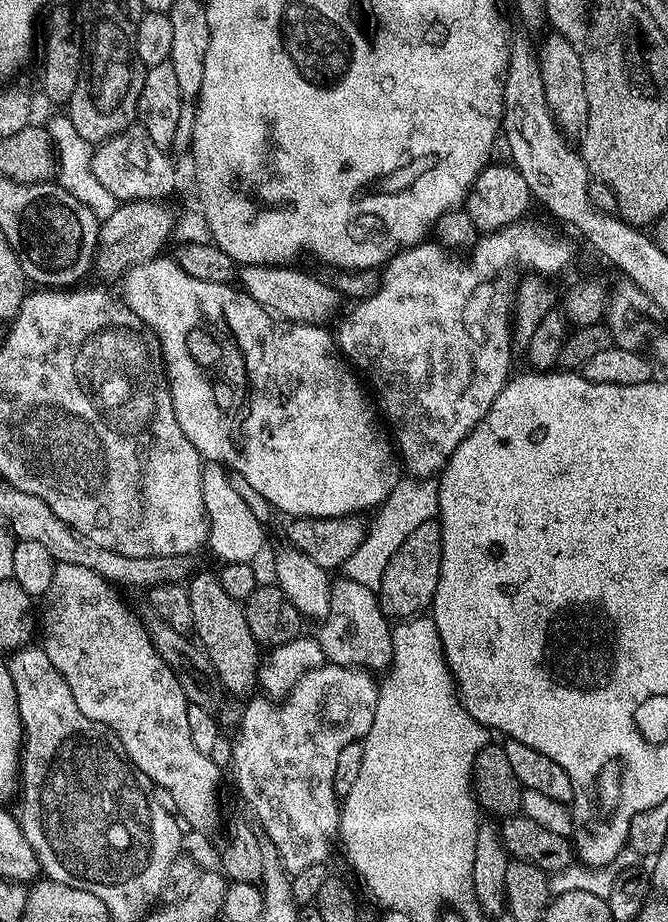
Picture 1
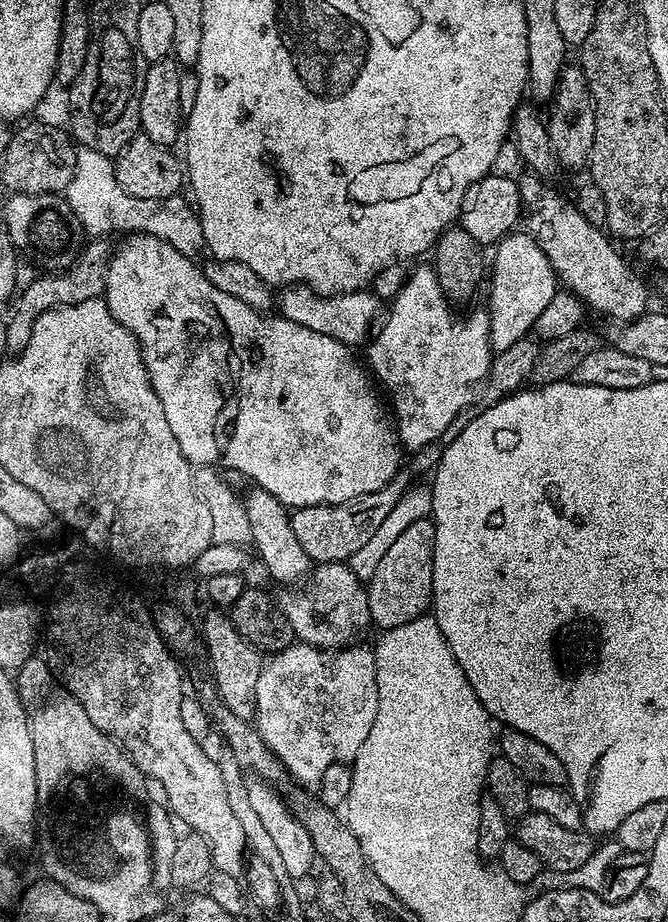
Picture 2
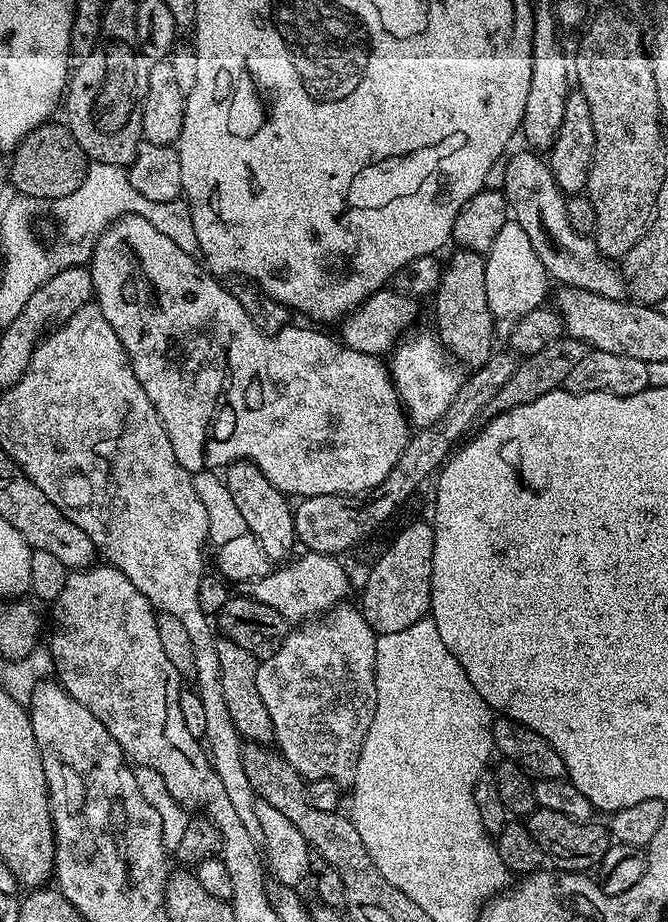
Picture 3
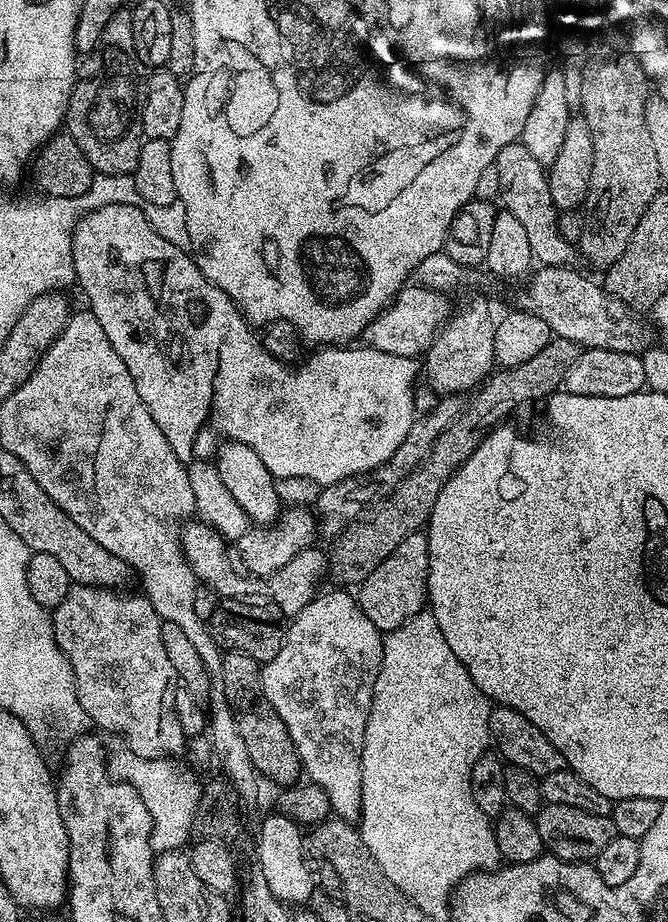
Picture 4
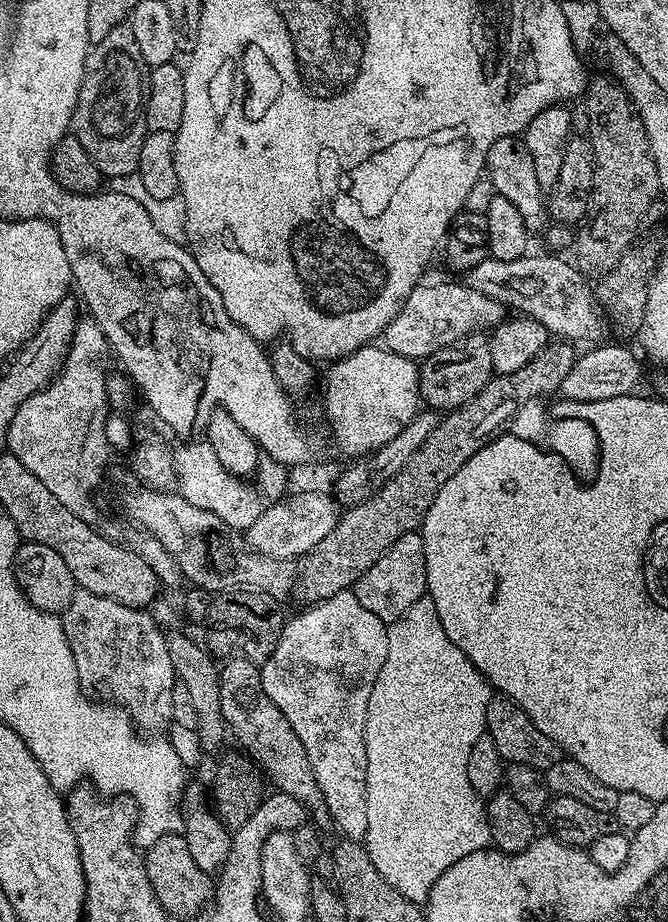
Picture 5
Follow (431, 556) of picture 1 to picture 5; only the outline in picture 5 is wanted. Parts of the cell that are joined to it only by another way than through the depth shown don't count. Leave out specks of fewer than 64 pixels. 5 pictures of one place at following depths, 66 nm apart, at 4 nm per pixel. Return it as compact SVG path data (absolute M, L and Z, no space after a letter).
M419 531L402 534L398 542L394 542L394 546L390 546L390 550L386 550L386 554L382 554L366 574L362 574L354 591L358 602L362 602L370 614L382 618L385 624L390 625L402 618L402 614L406 614L406 610L410 610L410 606L414 606L414 602L422 599L428 591L426 550Z

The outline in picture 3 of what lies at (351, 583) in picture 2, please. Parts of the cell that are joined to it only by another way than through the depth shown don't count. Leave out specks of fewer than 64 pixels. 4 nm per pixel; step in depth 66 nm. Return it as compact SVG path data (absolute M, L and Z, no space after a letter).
M305 551L303 555L297 560L289 559L283 566L273 567L260 579L249 580L243 585L243 595L270 606L270 610L278 610L278 614L282 614L282 618L292 626L327 614L337 604L345 603L349 599L348 572L339 564L340 560L335 555L312 551Z

